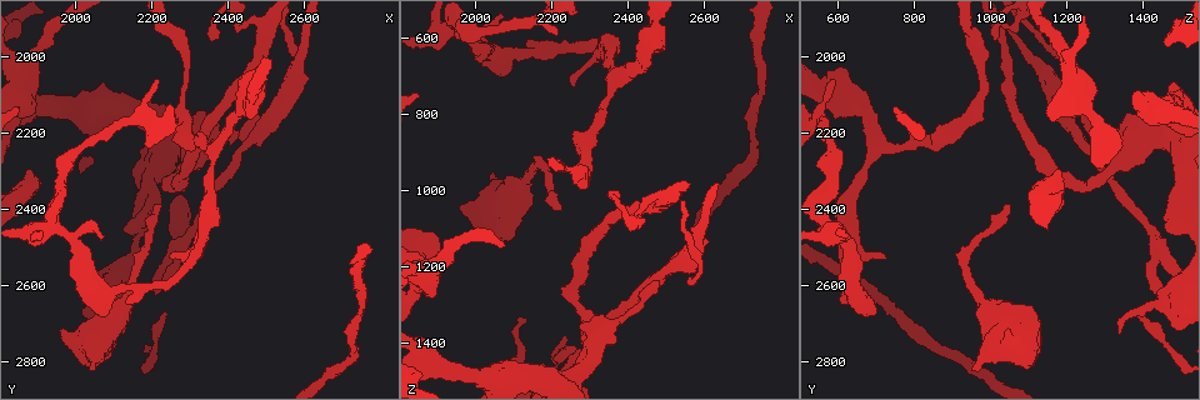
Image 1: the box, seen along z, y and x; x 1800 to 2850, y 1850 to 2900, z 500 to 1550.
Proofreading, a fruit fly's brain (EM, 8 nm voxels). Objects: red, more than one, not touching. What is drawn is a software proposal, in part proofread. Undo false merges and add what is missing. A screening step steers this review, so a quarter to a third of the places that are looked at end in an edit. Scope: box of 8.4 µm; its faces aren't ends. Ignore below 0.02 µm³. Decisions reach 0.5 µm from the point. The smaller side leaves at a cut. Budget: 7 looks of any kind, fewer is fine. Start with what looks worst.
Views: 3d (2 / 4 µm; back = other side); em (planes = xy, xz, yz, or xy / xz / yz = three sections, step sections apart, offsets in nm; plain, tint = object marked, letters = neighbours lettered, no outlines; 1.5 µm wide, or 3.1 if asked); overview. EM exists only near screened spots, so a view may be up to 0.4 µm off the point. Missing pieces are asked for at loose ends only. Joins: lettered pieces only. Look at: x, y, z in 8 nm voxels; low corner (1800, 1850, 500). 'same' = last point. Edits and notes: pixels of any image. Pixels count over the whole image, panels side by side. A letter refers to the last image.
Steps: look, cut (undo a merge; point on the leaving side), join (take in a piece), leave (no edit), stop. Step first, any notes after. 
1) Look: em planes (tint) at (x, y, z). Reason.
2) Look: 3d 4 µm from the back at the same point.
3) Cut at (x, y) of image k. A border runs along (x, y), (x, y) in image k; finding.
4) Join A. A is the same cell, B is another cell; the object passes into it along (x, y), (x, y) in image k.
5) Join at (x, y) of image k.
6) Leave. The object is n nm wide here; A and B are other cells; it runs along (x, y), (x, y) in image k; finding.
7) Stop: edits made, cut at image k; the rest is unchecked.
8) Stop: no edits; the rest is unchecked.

Look: 3d 4 µm at (2050, 2815, 955). Free end.

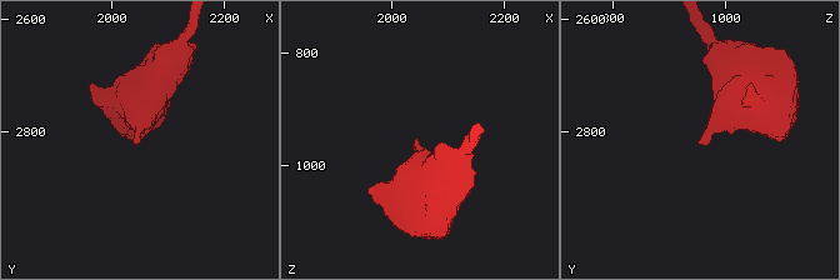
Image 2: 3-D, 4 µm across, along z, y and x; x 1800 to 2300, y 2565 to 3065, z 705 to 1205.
Look: em planes (plain) at (2050, 2820, 950).

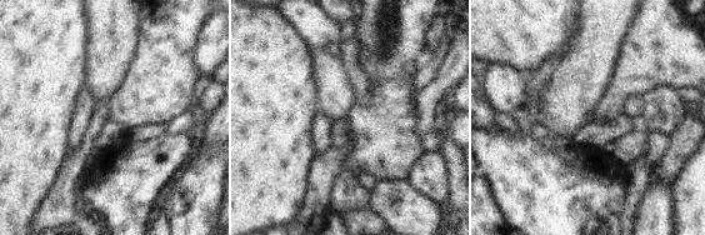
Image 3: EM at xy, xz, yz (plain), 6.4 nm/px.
Look: em planes (letters) at the same point.

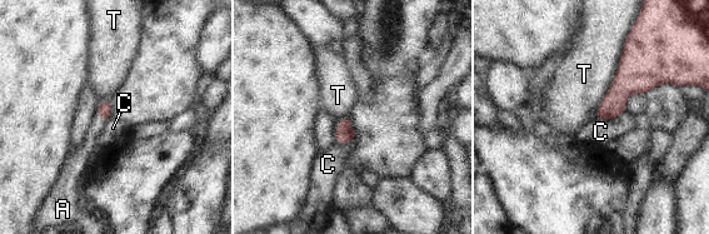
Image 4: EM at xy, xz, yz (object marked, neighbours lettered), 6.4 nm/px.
Join A. A is the same cell, C and T are other cells; the object passes into it along (104, 109), (100, 118), (84, 153) in image 4; the neuron continues.

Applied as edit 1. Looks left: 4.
Look: em planes (letters) at (2215, 2060, 585). Branch stops here.

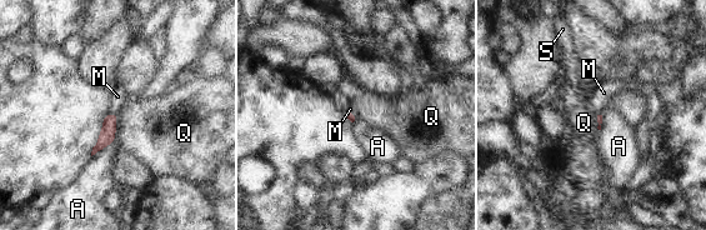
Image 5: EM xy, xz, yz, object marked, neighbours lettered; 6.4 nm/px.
Join M. The longest contact is with A, 180 nm; M is the same cell, A, Q and S are other cells; it goes on there.

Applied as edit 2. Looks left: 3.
Look: 3d 2 µm at (2370, 1955, 1015). An open end.

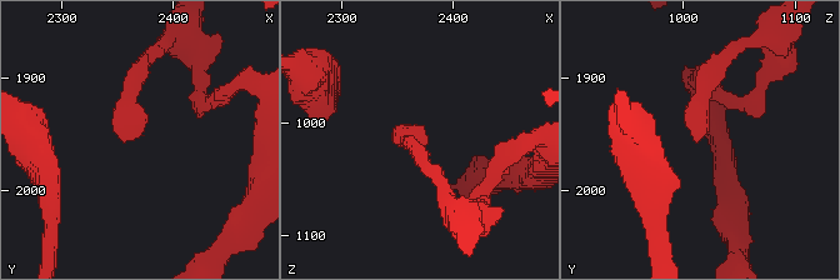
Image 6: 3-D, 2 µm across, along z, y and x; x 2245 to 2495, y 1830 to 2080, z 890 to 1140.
Look: em planes (tint) at (2372, 1950, 1012). Shape alone is not enough.

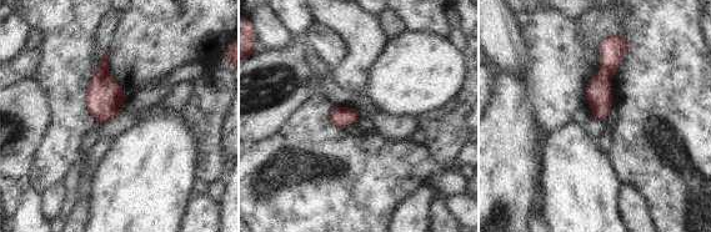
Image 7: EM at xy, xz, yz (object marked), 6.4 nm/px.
Look: em planes (letters) at the same point.

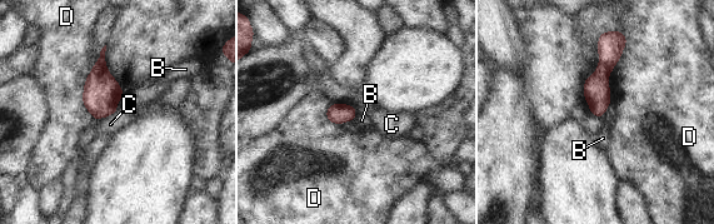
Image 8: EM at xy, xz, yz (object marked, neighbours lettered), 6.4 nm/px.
Leave. The object is 130 nm wide here; B, C and D are other cells; it runs along (608, 38), (598, 113) in image 8; none of them fits.

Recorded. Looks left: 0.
Stop: edits made, join at image 4, join at image 5; the rest is unchecked.

